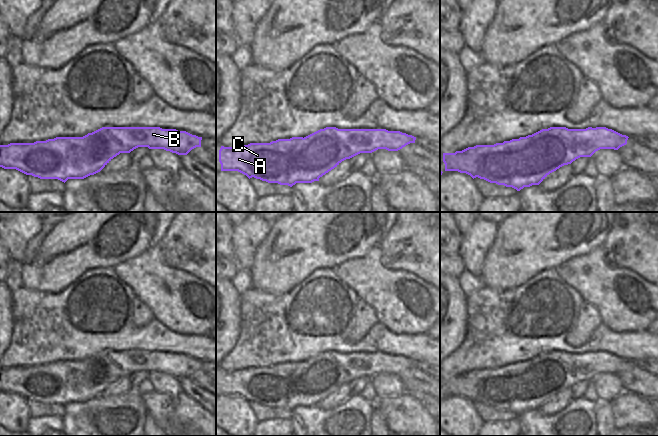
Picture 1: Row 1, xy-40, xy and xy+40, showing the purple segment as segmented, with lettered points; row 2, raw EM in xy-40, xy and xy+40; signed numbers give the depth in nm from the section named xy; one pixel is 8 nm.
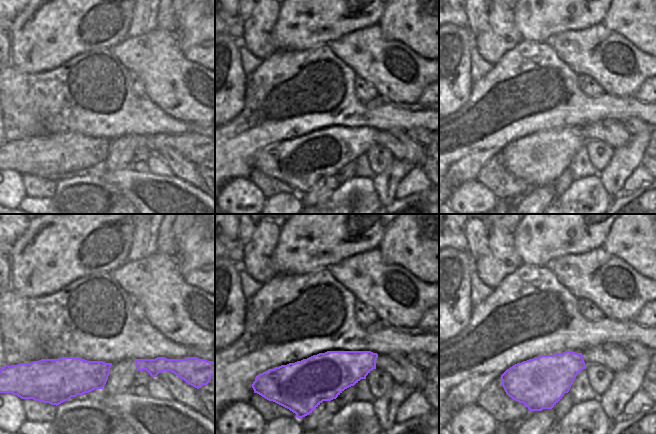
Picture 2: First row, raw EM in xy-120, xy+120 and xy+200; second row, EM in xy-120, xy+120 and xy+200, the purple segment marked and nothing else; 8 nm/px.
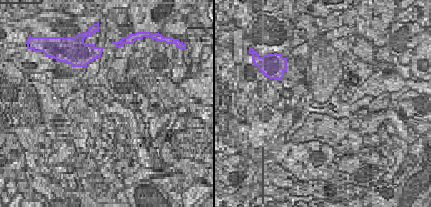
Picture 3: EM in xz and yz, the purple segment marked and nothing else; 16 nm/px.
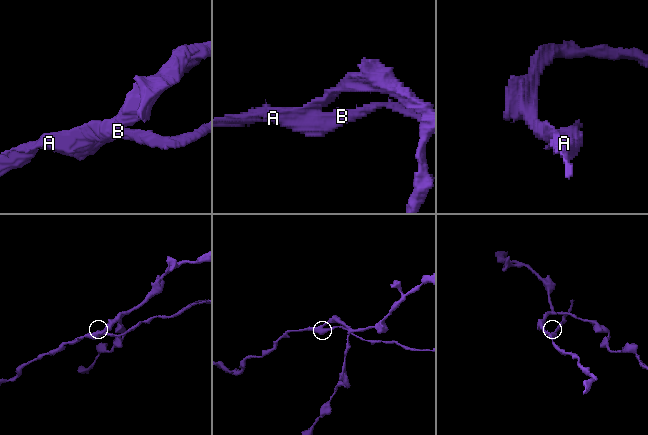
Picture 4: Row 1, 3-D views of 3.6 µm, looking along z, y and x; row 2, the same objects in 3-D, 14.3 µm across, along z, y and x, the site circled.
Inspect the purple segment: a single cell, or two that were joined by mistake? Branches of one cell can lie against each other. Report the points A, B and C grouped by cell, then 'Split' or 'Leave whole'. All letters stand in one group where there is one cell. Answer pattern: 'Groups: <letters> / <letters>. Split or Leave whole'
Groups: A B / C. Split.

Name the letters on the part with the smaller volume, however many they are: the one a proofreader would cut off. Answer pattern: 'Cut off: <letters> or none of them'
Cut off: A, B.

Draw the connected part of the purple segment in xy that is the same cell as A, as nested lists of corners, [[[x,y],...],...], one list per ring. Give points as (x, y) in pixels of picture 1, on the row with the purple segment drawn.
[[[326,127],[306,137],[318,136],[321,141],[332,144],[331,156],[321,159],[319,155],[307,153],[300,147],[284,147],[272,157],[238,158],[227,147],[221,146],[219,162],[221,171],[238,171],[249,179],[254,177],[268,183],[292,187],[296,183],[312,183],[337,167],[342,161],[360,153],[372,153],[378,149],[398,151],[416,137],[400,131],[386,129],[338,129]]]

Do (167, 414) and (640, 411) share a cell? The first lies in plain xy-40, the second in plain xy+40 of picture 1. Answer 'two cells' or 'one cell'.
one cell

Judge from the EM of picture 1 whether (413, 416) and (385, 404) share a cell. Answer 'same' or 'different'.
same

